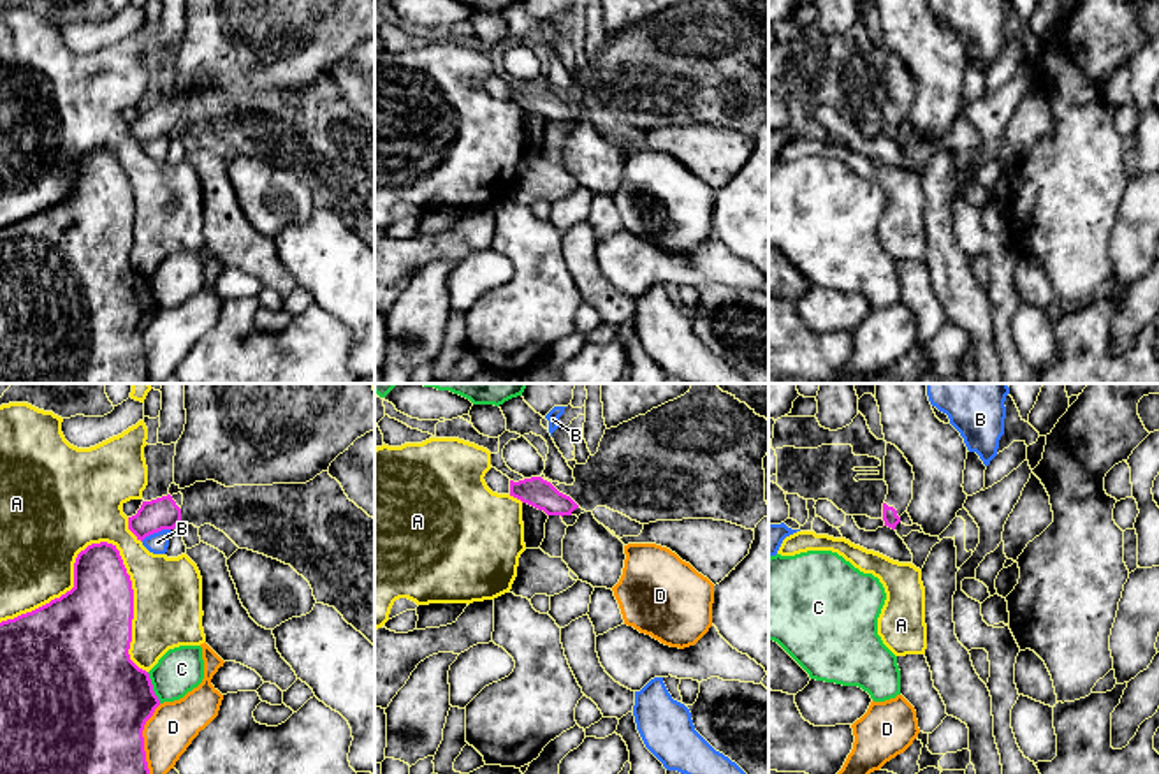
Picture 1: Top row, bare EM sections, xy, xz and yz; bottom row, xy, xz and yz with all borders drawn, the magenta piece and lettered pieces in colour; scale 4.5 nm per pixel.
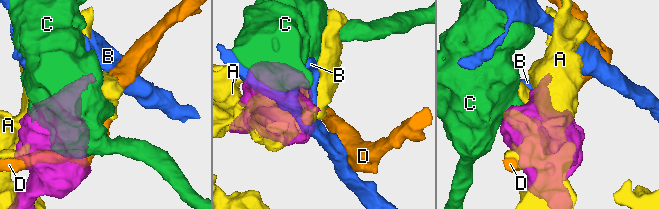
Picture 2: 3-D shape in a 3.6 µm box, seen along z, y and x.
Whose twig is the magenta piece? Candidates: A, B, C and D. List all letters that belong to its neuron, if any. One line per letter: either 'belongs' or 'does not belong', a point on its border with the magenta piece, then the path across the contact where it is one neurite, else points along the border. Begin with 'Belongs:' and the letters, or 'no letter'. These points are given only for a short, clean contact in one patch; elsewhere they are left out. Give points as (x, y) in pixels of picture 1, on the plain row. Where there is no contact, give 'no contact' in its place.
Belongs: no letter
A: does not belong; meets magenta in xy at (106, 148)
B: does not belong; meets magenta in xy at (155, 138); border along xy (169, 134), (153, 138), (141, 146)
C: does not belong; meets magenta in xy at (152, 294); border along xy (146, 278), (152, 296), (160, 308)
D: does not belong; meets magenta in xy at (143, 347)

